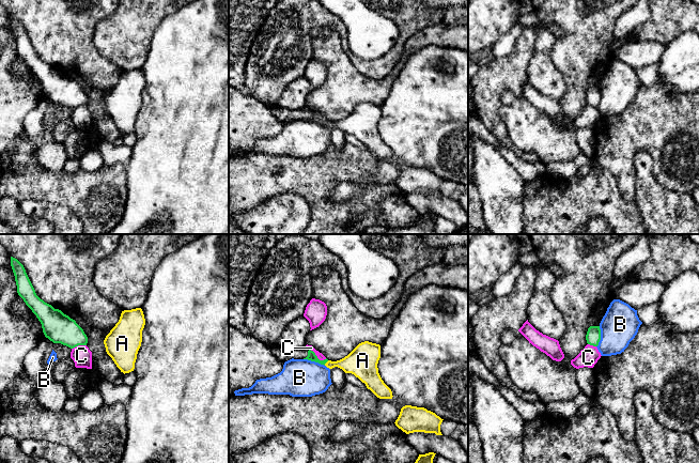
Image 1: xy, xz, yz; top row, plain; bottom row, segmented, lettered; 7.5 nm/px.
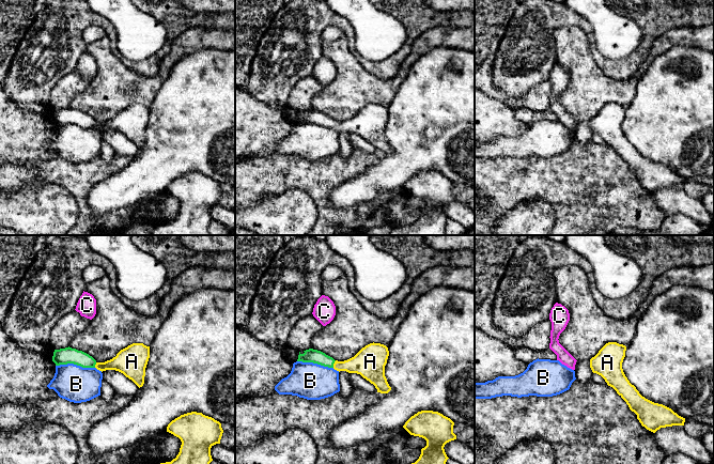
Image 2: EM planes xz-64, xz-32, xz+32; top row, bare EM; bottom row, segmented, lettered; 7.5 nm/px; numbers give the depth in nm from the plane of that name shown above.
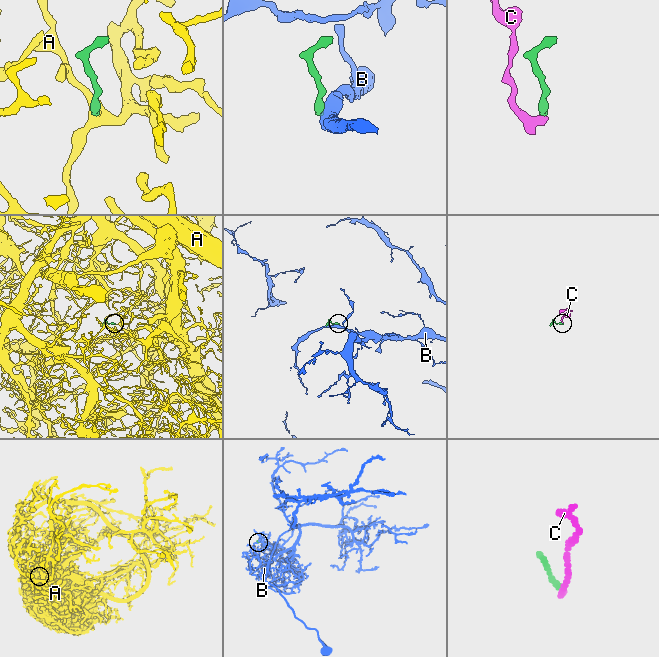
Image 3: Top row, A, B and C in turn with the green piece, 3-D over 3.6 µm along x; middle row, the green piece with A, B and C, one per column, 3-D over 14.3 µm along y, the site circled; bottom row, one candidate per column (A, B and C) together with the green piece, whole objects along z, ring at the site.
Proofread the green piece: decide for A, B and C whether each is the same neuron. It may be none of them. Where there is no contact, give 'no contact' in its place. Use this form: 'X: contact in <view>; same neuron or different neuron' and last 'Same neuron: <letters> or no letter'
A: contact in xz; same neuron
B: contact in xz; different neuron
C: contact in xz; different neuron
Same neuron: A

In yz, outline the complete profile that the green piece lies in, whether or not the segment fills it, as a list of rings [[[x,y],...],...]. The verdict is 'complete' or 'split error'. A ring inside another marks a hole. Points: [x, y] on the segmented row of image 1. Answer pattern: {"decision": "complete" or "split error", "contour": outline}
{"decision": "complete", "contour": [[[590,326],[586,335],[587,343],[593,346],[597,346],[601,340],[600,326]]]}

